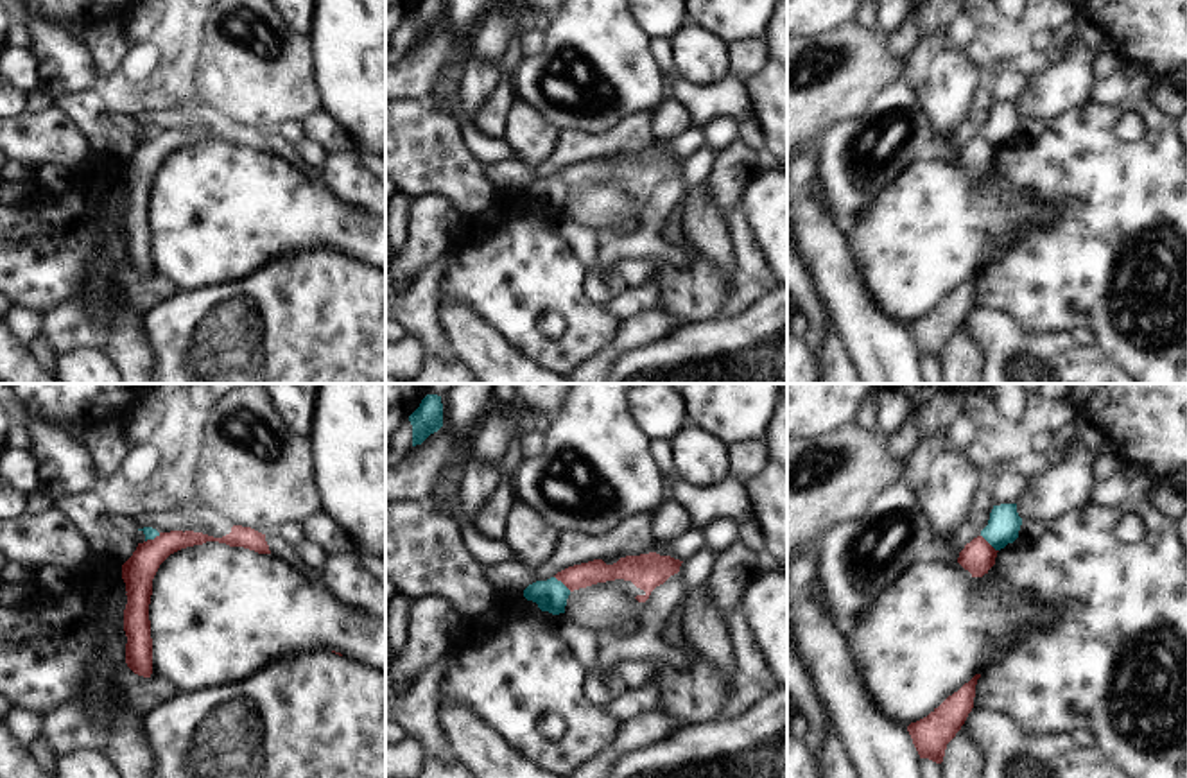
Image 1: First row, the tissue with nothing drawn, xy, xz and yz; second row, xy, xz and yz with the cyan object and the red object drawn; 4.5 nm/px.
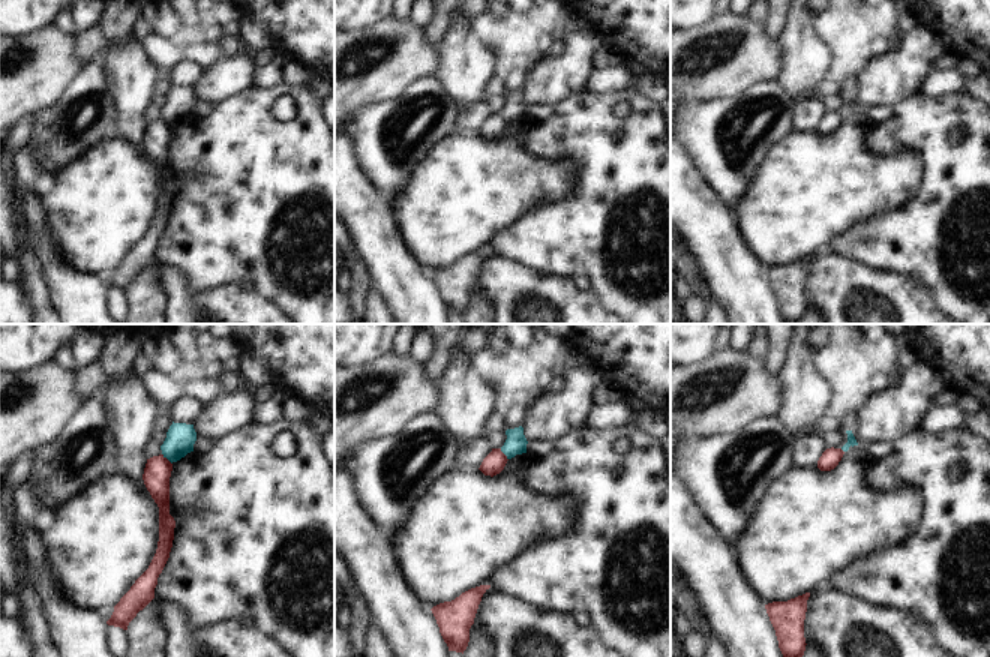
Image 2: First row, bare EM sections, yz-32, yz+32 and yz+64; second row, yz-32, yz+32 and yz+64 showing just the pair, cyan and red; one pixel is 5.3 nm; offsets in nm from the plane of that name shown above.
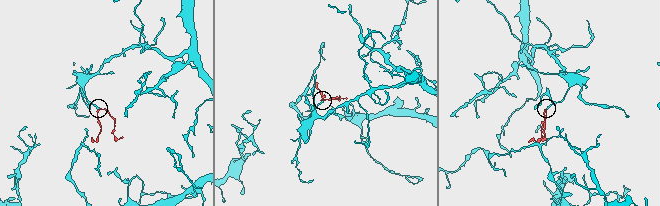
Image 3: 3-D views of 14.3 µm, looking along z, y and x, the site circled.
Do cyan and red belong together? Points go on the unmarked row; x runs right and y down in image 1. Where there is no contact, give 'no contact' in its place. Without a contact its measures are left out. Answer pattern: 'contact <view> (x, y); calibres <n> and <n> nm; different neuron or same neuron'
contact yz (990, 142); calibres 150 and 150 nm; different neuron

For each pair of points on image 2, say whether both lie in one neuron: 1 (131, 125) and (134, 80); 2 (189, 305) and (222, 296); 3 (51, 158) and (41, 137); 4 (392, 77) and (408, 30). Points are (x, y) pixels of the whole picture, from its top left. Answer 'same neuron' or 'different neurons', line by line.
1: same neuron
2: same neuron
3: same neuron
4: same neuron

